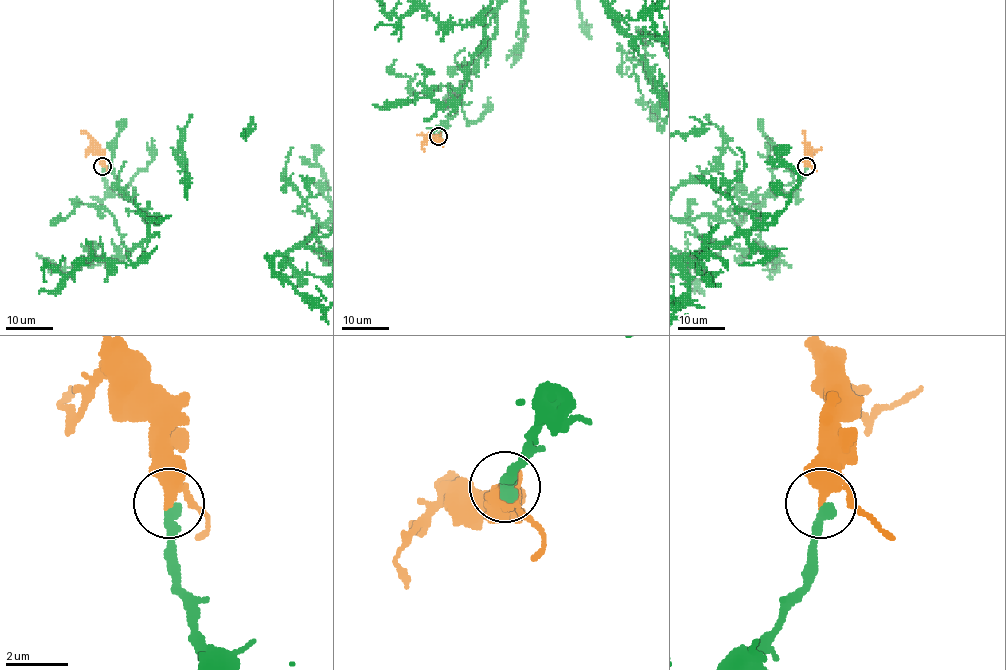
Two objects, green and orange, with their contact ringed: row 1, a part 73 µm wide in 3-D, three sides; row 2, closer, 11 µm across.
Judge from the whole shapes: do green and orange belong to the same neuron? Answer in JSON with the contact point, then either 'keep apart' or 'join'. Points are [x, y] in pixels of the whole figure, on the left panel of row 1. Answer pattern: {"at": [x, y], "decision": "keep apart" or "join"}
{"at": [102, 166], "decision": "join"}

